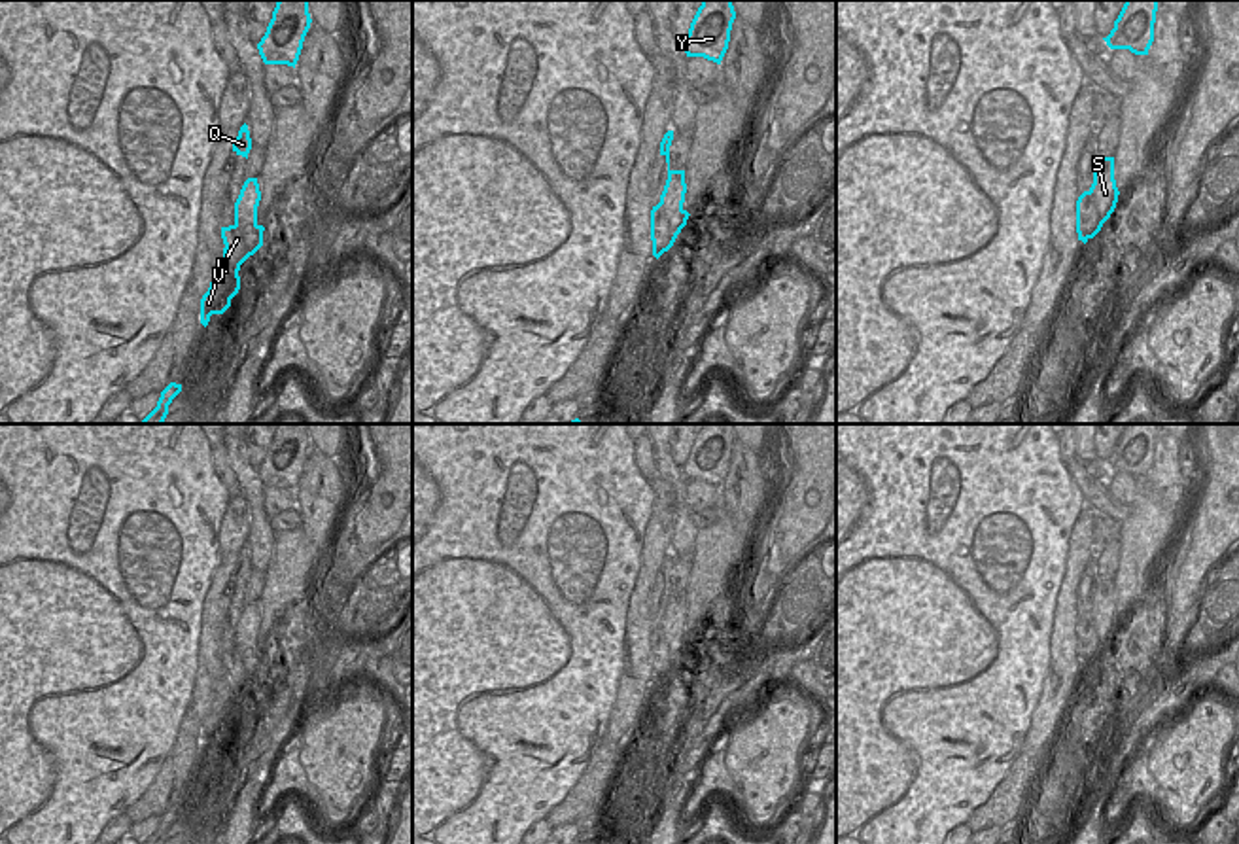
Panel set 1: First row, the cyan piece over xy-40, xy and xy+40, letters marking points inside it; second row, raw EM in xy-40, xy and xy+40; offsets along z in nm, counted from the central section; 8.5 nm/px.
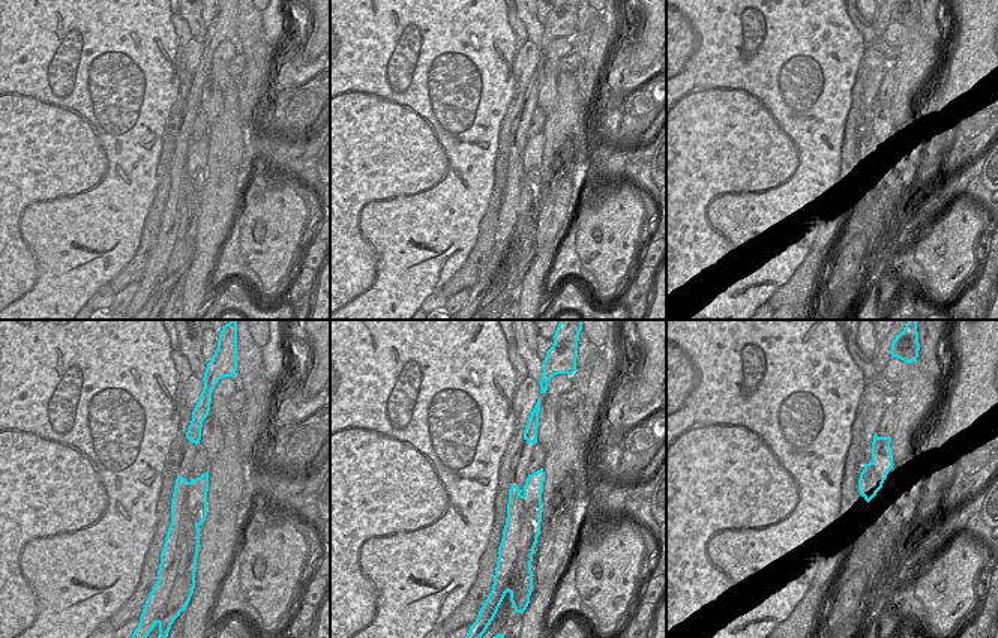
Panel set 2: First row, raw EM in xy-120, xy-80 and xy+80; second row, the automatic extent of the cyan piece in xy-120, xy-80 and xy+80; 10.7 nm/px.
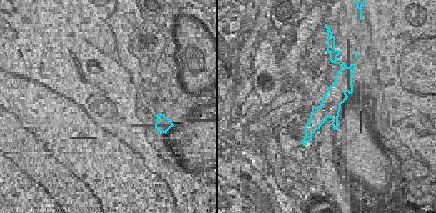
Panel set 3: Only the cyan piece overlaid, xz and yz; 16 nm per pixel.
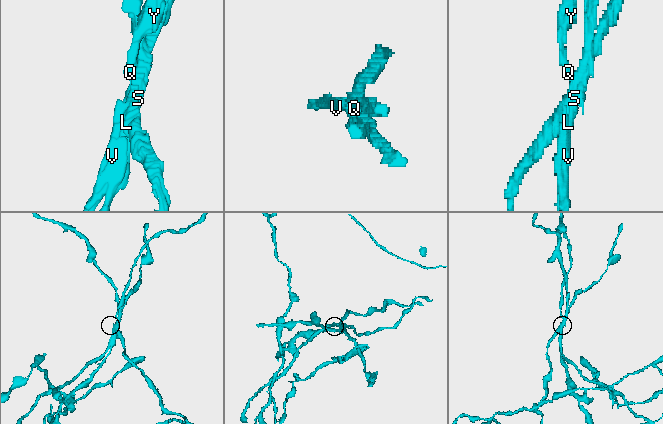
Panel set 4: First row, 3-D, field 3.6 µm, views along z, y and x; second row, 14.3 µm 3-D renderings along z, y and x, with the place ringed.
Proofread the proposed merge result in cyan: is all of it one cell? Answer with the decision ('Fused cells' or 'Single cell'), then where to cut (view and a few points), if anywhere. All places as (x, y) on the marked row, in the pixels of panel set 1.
Fused cells. Split along xy (672, 171), (668, 175)

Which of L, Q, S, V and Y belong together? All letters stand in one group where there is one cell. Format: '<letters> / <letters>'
L S V / Q Y

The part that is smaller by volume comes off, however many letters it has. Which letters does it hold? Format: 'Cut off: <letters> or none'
Cut off: Q, Y

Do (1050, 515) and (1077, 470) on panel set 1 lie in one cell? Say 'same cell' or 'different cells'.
different cells

